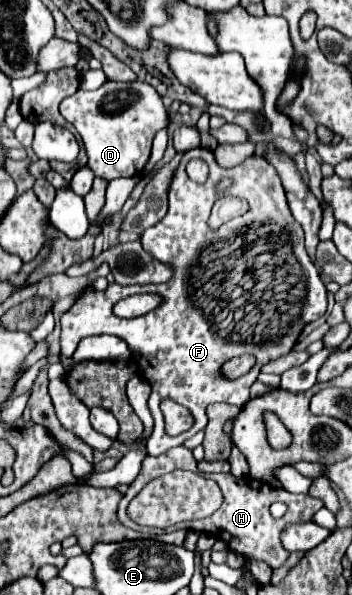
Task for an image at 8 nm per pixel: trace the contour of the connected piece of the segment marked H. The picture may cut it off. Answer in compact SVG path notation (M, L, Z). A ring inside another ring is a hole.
M206 474L212 478L222 494L224 494L224 504L204 520L192 520L192 522L180 522L172 530L186 528L186 530L196 530L196 532L208 532L228 544L230 550L242 554L242 556L254 556L258 560L268 562L272 568L278 568L284 564L288 558L288 552L280 546L280 532L288 522L304 522L310 520L312 514L324 506L322 500L312 498L310 494L292 494L288 490L274 488L272 484L264 484L260 480L254 480L250 476L246 478L236 478L234 474ZM272 502L284 502L288 506L286 514L282 518L272 518L270 516L270 504Z

